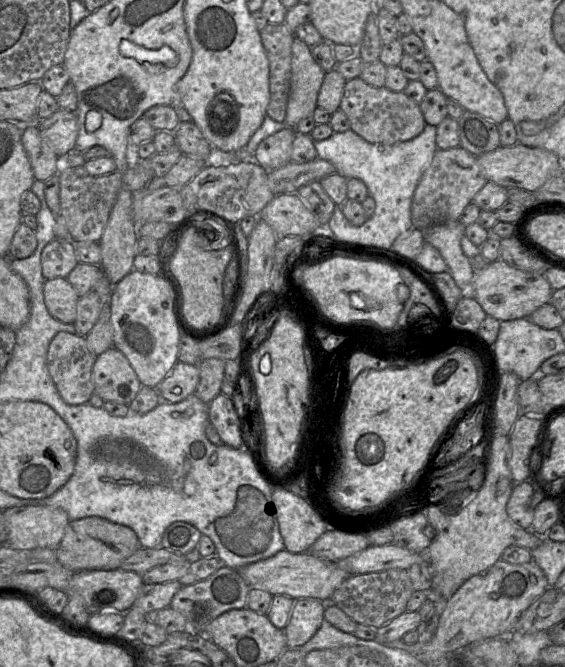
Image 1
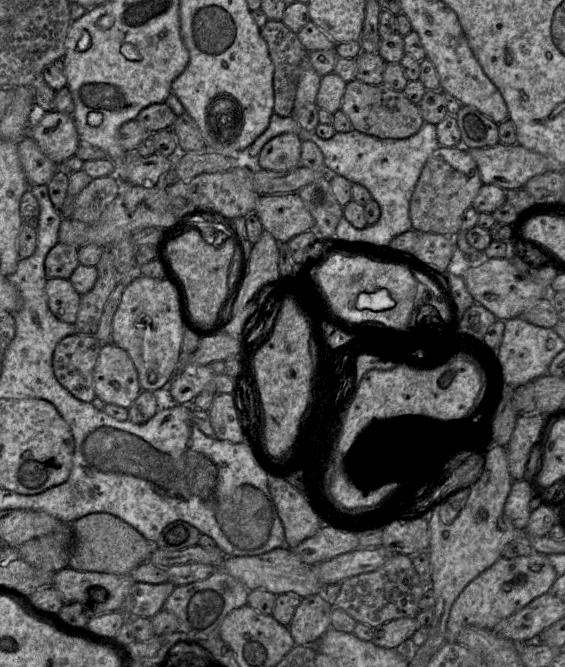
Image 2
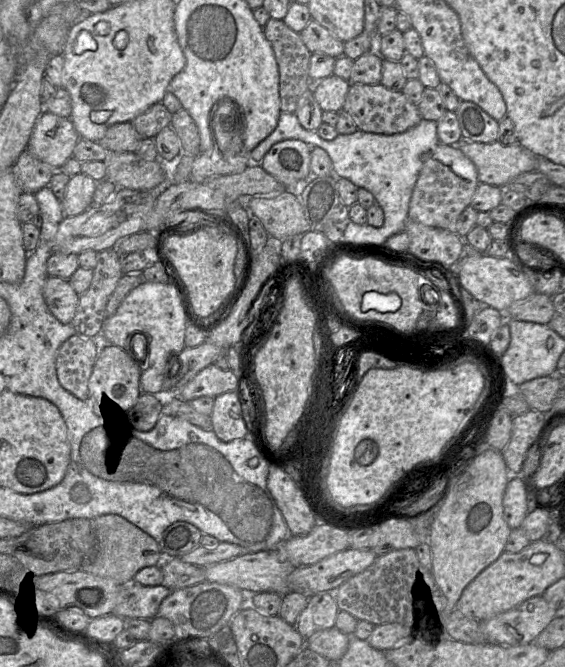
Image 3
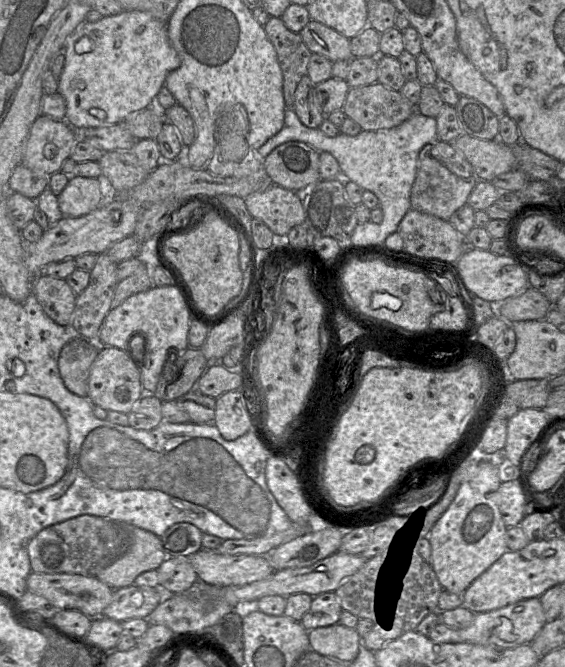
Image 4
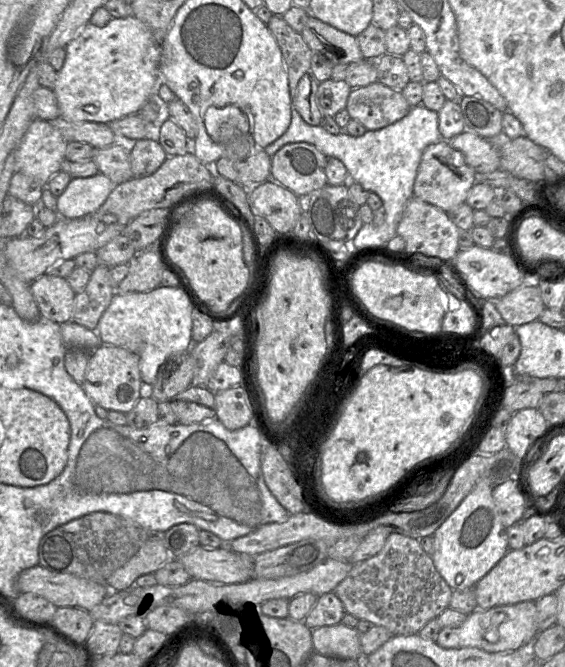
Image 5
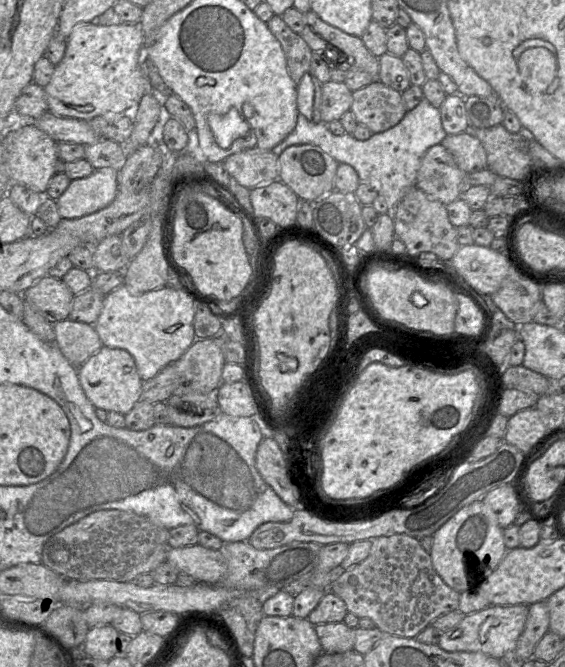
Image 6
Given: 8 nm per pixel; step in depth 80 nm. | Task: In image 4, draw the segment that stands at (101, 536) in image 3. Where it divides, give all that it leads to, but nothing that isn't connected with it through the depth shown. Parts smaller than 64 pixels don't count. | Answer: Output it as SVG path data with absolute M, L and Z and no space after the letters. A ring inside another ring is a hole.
M125 522L116 523L129 535L129 547L115 562L95 575L98 580L107 584L112 589L133 585L138 575L146 571L157 570L165 560L161 537Z

